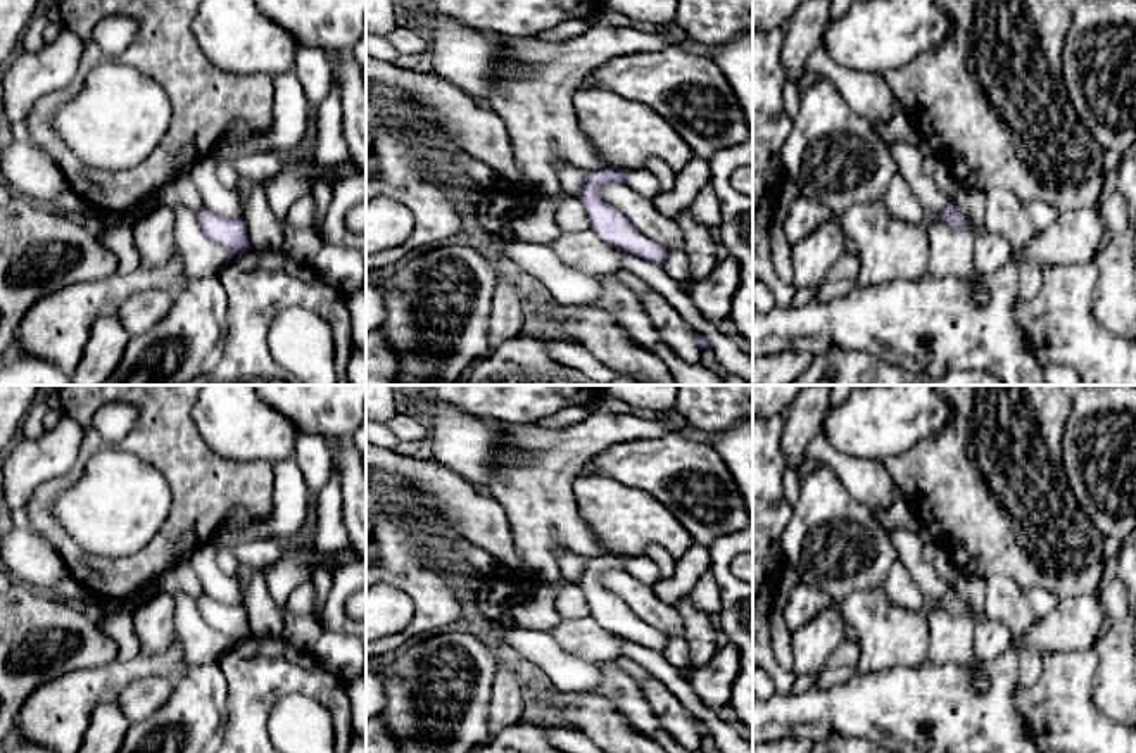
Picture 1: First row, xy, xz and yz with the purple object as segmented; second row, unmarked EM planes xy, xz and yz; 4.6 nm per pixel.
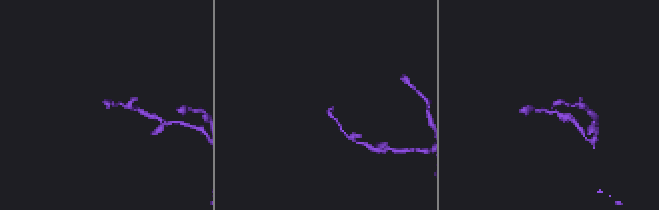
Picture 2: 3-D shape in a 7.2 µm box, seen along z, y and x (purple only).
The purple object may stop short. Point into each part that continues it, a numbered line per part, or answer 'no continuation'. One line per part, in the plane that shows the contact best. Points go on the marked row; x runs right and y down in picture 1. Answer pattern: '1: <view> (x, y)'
no continuation

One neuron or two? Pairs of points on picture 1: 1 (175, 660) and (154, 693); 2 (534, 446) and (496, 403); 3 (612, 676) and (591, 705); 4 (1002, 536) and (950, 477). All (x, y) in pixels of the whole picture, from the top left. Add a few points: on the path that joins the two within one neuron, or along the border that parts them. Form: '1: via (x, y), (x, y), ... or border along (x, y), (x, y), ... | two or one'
1: border along (175, 679), (138, 677), (125, 688) | two
2: border along (491, 418), (536, 423) | two
3: border along (565, 710), (582, 693), (596, 693), (629, 722) | two
4: via (995, 522), (964, 491) | one

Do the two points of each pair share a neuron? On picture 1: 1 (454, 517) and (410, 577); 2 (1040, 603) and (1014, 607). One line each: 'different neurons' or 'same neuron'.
1: different neurons
2: different neurons

